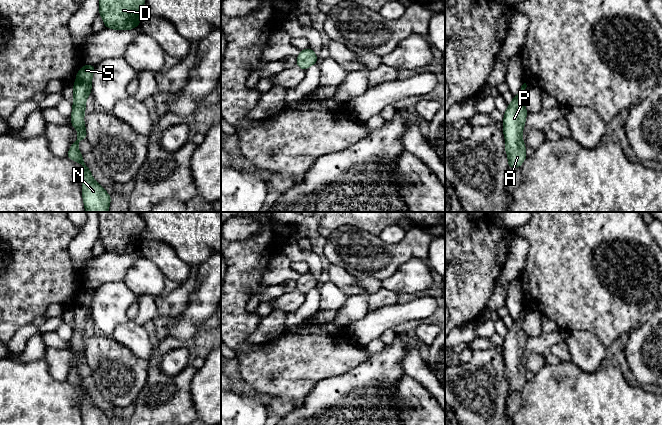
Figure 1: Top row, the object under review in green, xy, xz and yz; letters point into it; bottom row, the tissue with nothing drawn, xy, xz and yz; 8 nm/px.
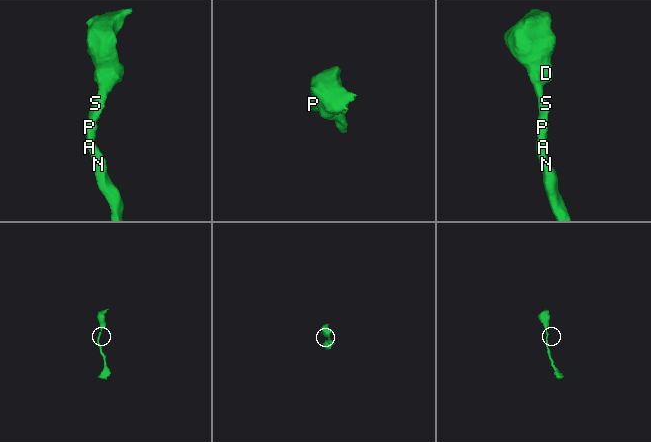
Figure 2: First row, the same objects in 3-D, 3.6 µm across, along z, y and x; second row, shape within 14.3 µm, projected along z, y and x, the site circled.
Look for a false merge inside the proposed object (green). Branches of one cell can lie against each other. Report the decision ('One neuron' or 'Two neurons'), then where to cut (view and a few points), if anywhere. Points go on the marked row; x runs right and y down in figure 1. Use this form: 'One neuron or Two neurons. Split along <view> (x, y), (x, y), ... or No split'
One neuron. No split

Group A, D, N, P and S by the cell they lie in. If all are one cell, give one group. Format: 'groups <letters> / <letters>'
groups A D N P S

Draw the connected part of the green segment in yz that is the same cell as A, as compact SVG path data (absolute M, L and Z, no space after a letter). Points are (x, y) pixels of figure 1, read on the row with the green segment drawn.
M527 85L521 86L517 97L513 97L504 113L503 133L506 140L505 150L508 156L509 168L518 168L526 159L525 143L522 139L522 131L528 114L525 108L525 89Z

